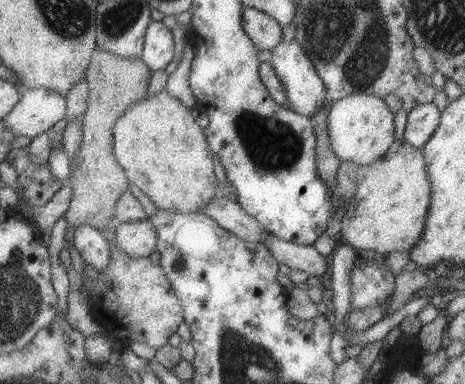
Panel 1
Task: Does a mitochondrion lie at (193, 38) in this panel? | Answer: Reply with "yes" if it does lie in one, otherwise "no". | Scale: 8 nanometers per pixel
no

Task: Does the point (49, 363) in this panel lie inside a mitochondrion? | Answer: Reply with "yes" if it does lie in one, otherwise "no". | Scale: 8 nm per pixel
no

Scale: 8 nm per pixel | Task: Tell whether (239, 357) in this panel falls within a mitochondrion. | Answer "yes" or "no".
yes

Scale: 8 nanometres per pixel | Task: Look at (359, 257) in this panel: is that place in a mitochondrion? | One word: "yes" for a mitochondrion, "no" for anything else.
no

